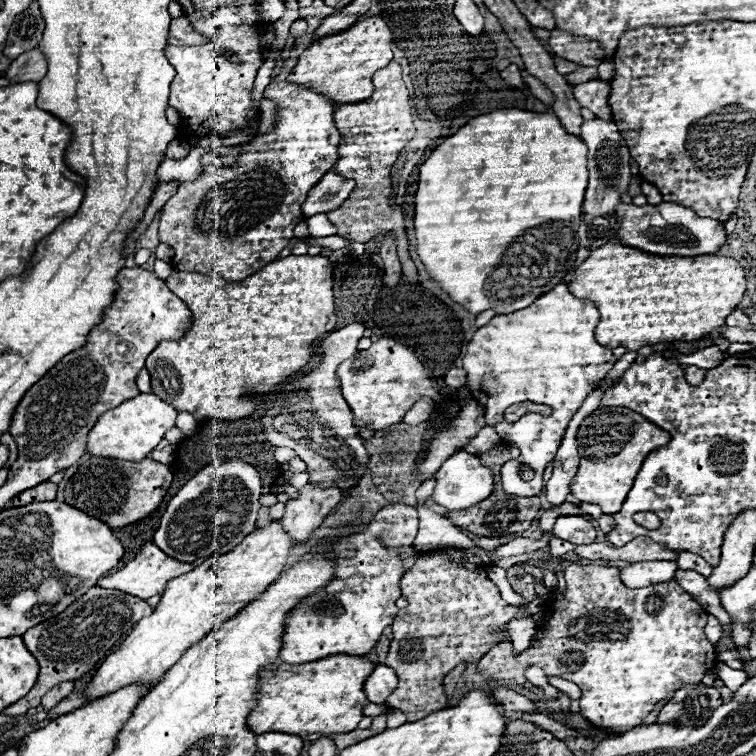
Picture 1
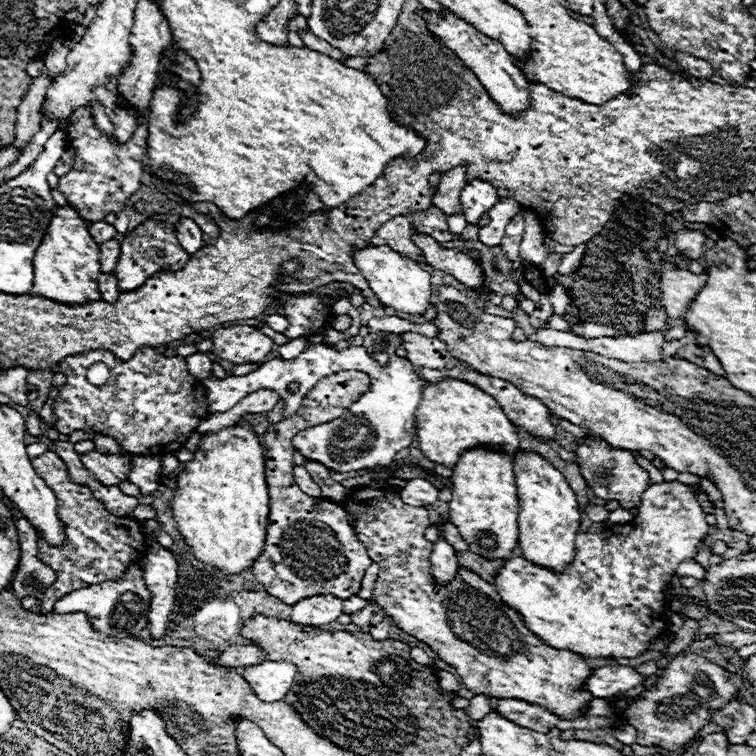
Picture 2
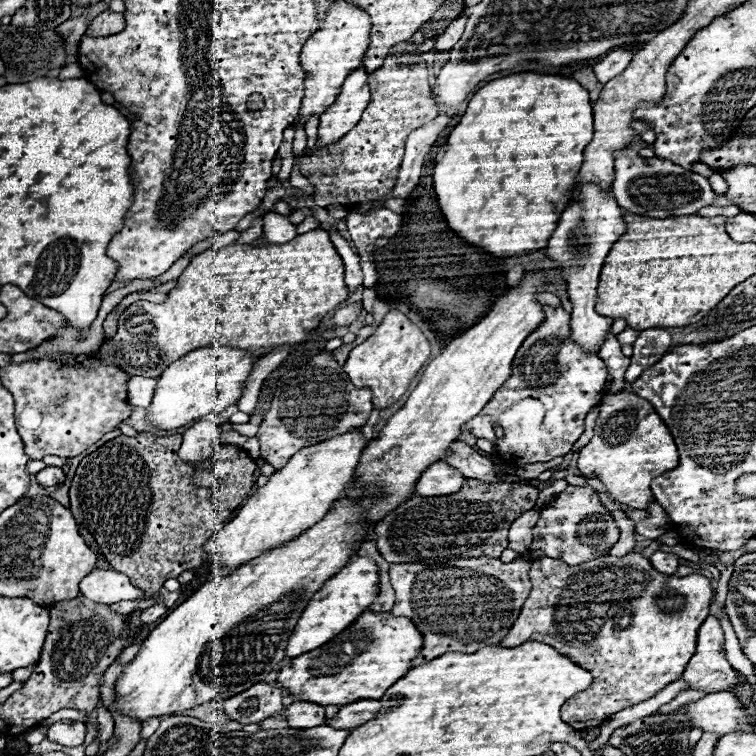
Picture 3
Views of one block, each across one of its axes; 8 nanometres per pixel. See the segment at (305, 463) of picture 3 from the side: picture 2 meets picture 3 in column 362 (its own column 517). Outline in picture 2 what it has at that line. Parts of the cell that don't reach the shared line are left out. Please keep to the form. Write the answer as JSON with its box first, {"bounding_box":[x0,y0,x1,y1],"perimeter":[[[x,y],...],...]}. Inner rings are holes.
{"bounding_box":[416,378,520,468],"perimeter":[[[446,378],[438,384],[424,382],[424,398],[420,410],[416,410],[416,434],[418,448],[422,454],[436,462],[452,468],[464,450],[474,446],[492,446],[506,450],[510,456],[520,448],[520,440],[514,432],[514,424],[506,418],[500,404],[474,384],[464,380]]]}

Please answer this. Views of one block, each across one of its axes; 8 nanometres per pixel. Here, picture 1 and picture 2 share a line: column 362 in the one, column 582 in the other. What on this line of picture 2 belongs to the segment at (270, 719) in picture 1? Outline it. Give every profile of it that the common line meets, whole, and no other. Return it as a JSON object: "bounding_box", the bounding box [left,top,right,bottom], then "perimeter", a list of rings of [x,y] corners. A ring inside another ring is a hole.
{"bounding_box":[340,488,592,720],"perimeter":[[[358,488],[340,506],[356,518],[354,532],[380,566],[372,600],[384,608],[398,628],[428,644],[440,660],[456,668],[470,692],[534,702],[566,720],[584,716],[580,710],[592,696],[582,686],[592,670],[580,654],[556,650],[532,634],[522,616],[504,604],[494,584],[468,568],[460,568],[448,586],[438,588],[434,584],[430,574],[434,544],[424,538],[424,530],[430,526],[426,508],[404,504],[392,488]]]}

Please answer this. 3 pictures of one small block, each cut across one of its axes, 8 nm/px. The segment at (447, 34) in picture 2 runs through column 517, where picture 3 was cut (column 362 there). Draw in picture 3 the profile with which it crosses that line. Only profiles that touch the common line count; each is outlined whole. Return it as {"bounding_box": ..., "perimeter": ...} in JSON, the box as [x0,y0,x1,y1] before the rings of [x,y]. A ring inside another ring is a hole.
{"bounding_box":[318,66,370,146],"perimeter":[[[360,66],[358,70],[352,70],[346,76],[340,88],[340,96],[336,96],[334,104],[330,104],[326,112],[320,114],[320,126],[318,126],[320,144],[322,146],[332,144],[338,138],[342,138],[352,126],[356,126],[368,102],[370,102],[368,72]]]}

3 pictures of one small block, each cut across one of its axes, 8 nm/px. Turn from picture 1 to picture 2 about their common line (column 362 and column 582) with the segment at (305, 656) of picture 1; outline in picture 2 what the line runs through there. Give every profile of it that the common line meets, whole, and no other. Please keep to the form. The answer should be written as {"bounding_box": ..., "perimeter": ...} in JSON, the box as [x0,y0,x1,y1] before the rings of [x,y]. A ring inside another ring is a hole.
{"bounding_box":[494,482,708,658],"perimeter":[[[682,482],[652,484],[642,494],[640,512],[632,522],[614,524],[602,534],[578,532],[576,554],[564,572],[528,562],[524,556],[512,558],[498,572],[494,586],[502,600],[522,614],[524,624],[548,646],[572,650],[582,656],[594,658],[634,658],[646,652],[646,644],[666,632],[666,588],[676,574],[680,562],[696,558],[700,542],[708,538],[708,522],[698,500]]]}

